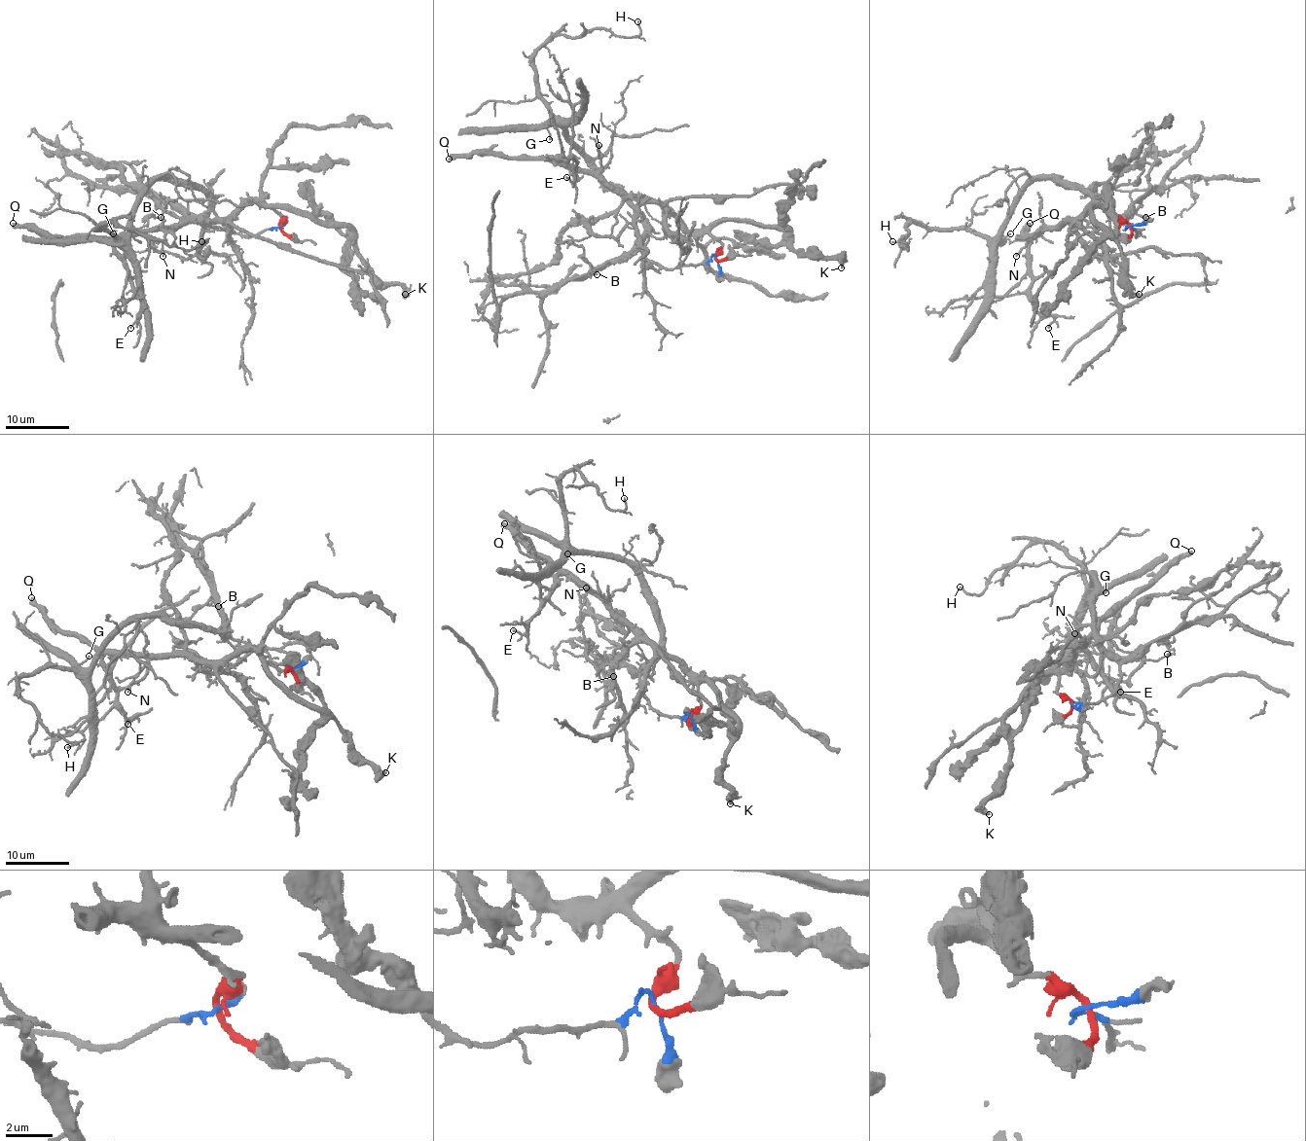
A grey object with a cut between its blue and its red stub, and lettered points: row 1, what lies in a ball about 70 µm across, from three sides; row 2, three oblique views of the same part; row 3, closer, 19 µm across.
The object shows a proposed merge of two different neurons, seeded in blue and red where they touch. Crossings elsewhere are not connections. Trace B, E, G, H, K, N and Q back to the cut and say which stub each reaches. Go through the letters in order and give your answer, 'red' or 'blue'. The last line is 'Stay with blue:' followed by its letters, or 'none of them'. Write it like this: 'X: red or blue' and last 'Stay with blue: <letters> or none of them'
B: blue
E: red
G: blue
H: blue
K: red
N: red
Q: red
Stay with blue: B, G, H

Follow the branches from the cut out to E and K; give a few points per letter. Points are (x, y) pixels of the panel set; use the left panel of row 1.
E: (279, 226), (286, 218), (272, 206), (242, 203), (220, 220), (123, 233), (114, 250), (140, 301), (131, 328)
K: (279, 226), (286, 218), (273, 208), (281, 206), (337, 221), (348, 229), (361, 261), (406, 295)

